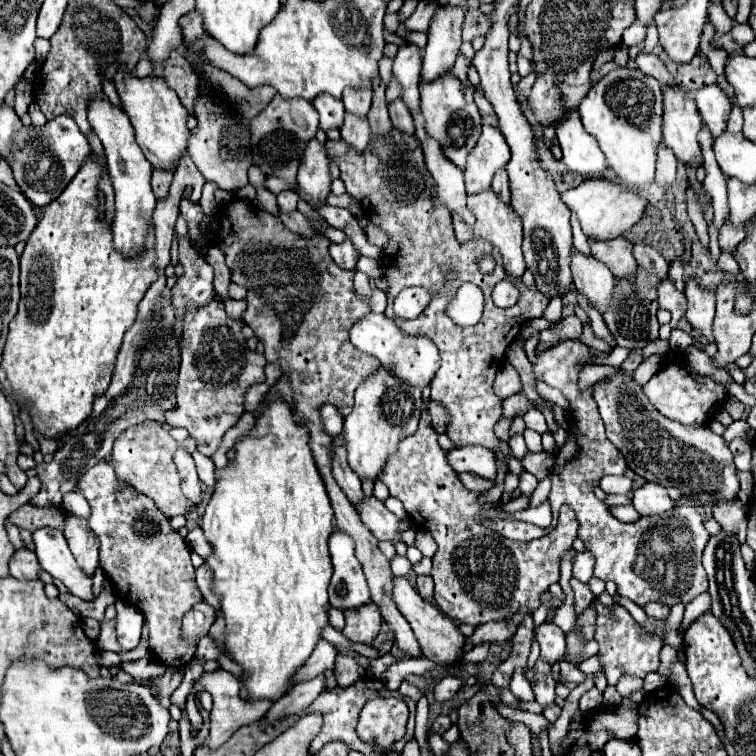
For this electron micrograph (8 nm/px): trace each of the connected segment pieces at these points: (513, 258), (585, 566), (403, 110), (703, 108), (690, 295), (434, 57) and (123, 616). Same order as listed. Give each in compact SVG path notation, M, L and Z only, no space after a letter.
M486 189L484 193L478 193L478 195L470 195L468 197L468 209L474 213L476 217L476 223L474 225L466 225L460 217L452 215L452 221L454 221L454 231L456 231L456 237L460 243L466 243L474 237L482 237L486 241L490 241L492 245L496 245L500 251L502 251L502 257L504 257L504 267L508 271L508 275L512 277L522 277L522 273L526 271L526 263L524 263L524 257L522 257L522 225L520 225L520 217L518 213L506 205L504 201L500 201L500 197L490 189Z
M590 551L577 553L573 563L573 577L583 583L588 583L594 573L594 557Z
M394 99L390 105L390 119L392 119L392 125L400 131L406 131L406 133L414 133L414 119L412 115L408 113L408 107L404 105L404 101L400 99Z
M712 83L698 89L694 101L698 105L700 117L708 123L710 133L718 137L726 129L728 115L732 111L732 99L722 91L718 83Z
M696 279L686 281L686 299L688 299L688 311L686 319L694 329L700 329L708 339L712 337L712 321L714 321L714 291L702 289Z
M442 5L436 9L428 29L428 45L424 47L422 79L432 81L452 69L462 45L462 23L466 13L466 7L456 5Z
M121 599L115 602L117 611L116 633L118 633L118 643L124 649L134 649L141 639L144 616L134 605Z

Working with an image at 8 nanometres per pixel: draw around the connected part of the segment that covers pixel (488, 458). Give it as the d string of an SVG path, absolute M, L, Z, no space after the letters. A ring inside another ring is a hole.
M482 446L455 448L448 453L448 461L458 473L474 472L484 478L497 475L494 453Z

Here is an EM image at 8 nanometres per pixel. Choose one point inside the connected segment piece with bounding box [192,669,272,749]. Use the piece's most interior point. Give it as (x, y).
(229, 712)

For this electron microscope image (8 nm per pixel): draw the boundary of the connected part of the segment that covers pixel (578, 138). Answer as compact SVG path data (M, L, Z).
M572 111L554 127L562 149L562 161L574 173L600 177L606 171L606 159L596 139L588 135L580 121L580 113Z

